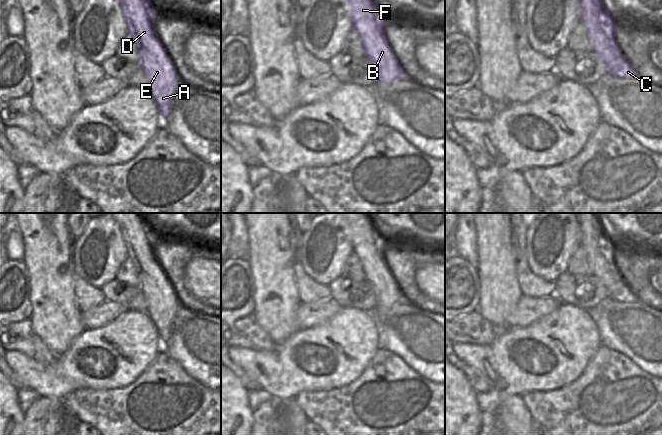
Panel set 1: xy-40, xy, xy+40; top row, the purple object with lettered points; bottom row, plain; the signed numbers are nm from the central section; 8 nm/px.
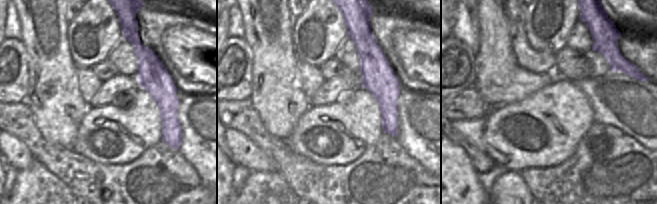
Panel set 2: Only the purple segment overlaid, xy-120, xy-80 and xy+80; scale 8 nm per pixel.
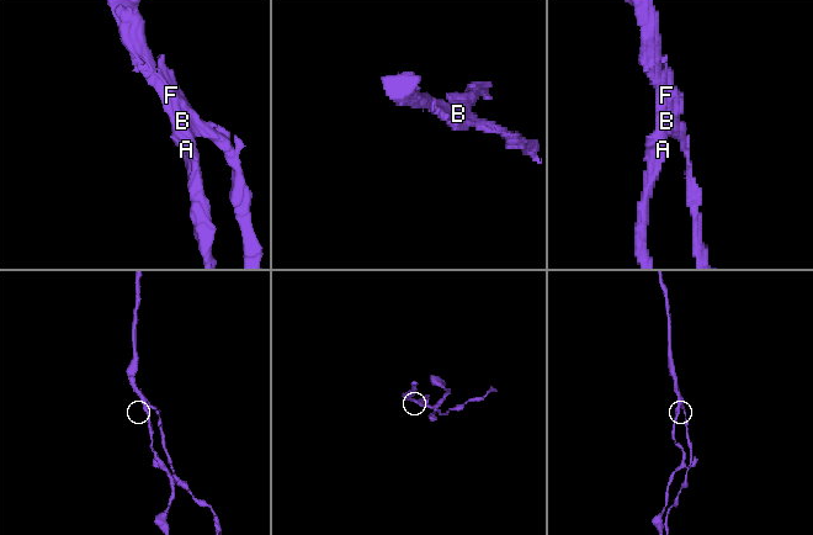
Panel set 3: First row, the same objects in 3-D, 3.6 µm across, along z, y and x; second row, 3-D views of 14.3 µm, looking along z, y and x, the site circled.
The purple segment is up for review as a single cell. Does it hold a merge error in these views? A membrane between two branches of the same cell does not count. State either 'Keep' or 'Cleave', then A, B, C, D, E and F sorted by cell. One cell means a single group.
Cleave. Groups: A B D E F / C.

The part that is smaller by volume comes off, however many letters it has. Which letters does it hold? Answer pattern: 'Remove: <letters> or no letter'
Remove: C

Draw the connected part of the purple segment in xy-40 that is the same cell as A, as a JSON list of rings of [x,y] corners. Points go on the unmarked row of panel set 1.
[[[110,213],[122,233],[128,258],[138,269],[140,289],[146,299],[146,313],[152,319],[162,344],[172,333],[178,297],[160,267],[155,253],[156,234],[143,213]]]

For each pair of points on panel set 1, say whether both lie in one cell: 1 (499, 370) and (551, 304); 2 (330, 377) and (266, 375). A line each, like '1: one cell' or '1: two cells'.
1: two cells
2: one cell

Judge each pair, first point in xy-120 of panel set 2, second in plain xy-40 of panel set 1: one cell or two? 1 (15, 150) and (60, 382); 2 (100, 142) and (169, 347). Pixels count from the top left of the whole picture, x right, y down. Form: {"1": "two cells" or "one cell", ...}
{"1": "one cell", "2": "two cells"}

